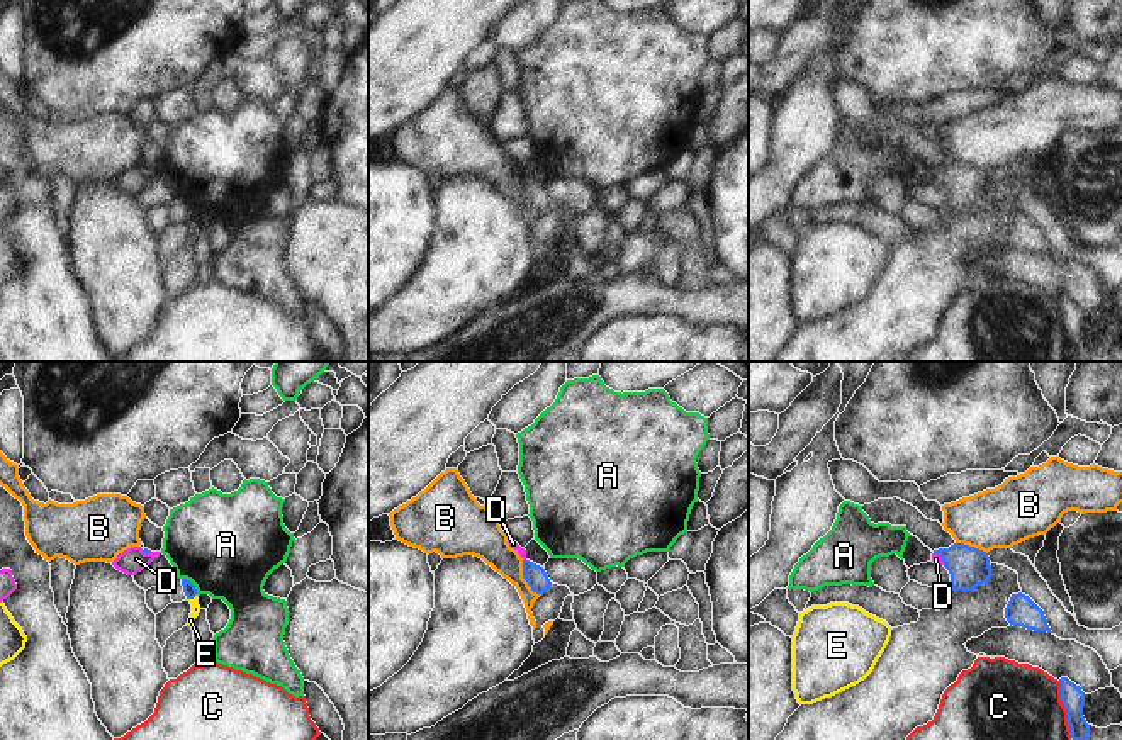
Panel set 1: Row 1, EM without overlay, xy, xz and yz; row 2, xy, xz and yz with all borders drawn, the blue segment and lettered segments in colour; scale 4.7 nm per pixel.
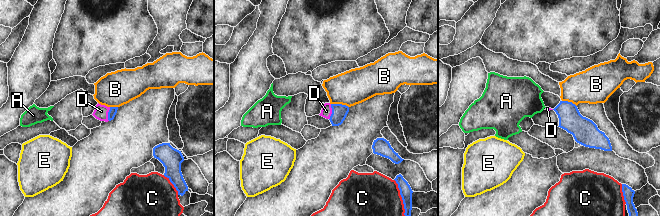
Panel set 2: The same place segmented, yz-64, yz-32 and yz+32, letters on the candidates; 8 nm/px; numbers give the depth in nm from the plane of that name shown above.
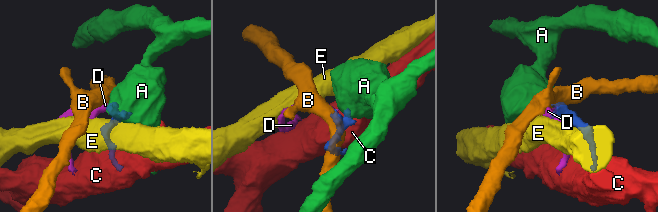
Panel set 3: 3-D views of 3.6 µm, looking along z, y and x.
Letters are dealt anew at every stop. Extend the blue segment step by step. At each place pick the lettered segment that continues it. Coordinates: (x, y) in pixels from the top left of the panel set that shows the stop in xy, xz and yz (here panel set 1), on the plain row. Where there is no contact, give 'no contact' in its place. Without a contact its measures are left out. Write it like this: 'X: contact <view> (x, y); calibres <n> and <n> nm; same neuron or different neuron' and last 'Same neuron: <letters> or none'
A: contact xy (192, 204); calibres 60 and 480 nm; different neuron
B: contact xz (523, 197); calibres 100 and 180 nm; different neuron
C: contact yz (1065, 326); calibres 110 and 500 nm; different neuron
D: contact yz (941, 175); calibres 190 and 50 nm; same neuron
E: contact xy (192, 218); calibres 60 and 50 nm; different neuron
Same neuron: D

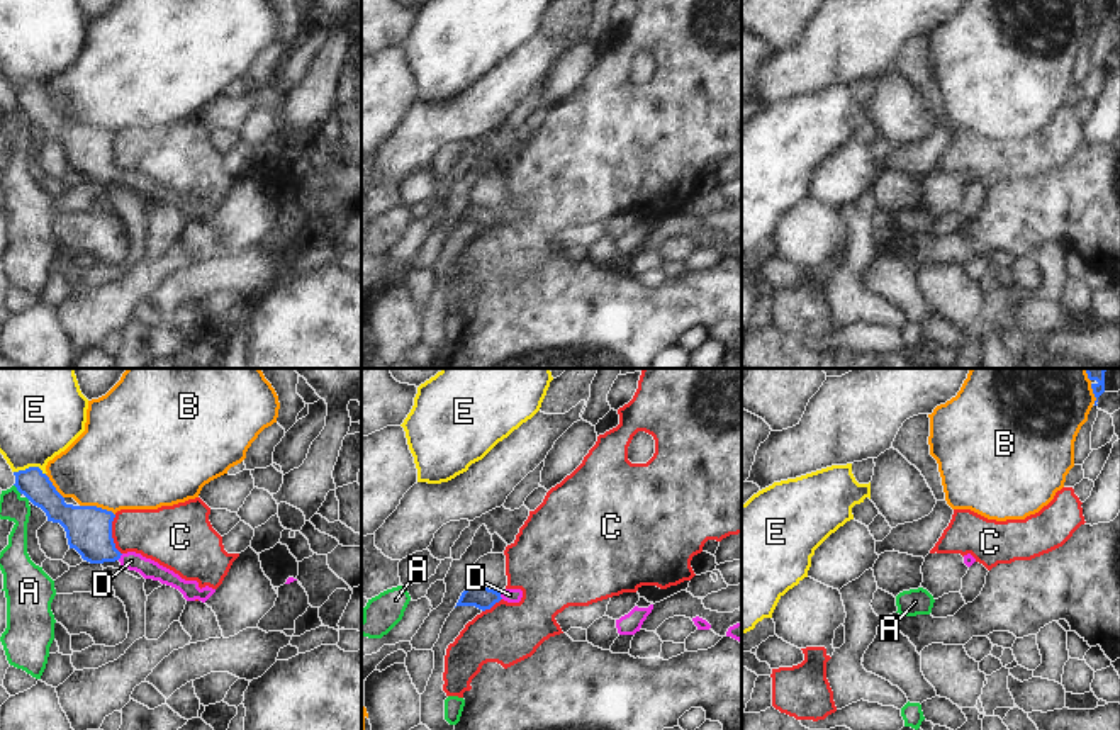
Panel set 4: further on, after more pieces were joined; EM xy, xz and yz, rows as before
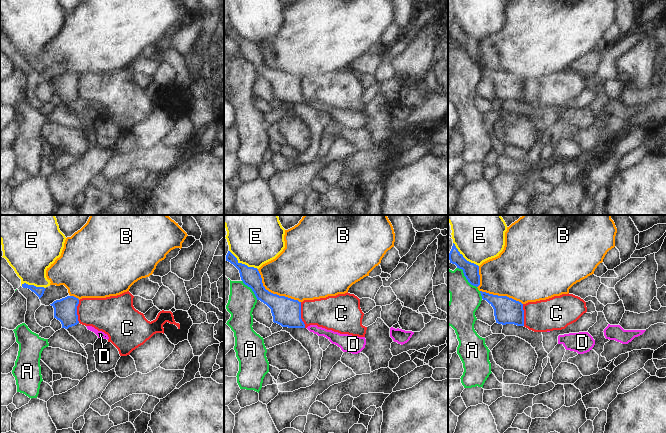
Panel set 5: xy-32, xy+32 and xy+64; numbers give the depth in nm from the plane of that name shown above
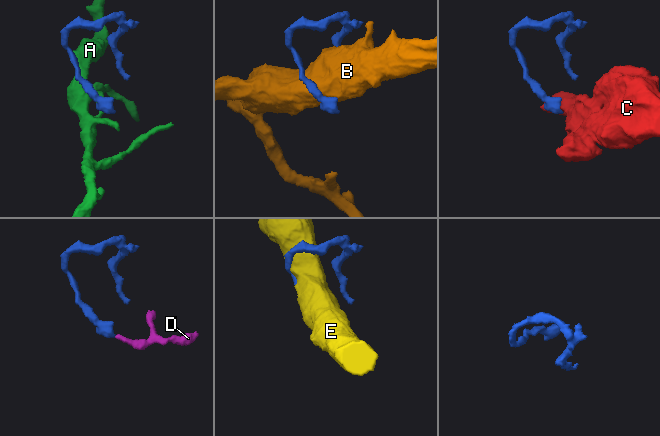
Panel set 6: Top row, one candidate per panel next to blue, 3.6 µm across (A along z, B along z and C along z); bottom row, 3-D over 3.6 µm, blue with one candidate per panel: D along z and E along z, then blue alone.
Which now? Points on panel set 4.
A: contact xy (17, 109); calibres 140 and 130 nm; different neuron
B: contact xy (95, 126); calibres 220 and 460 nm; different neuron
C: contact xy (111, 155); calibres 220 and 260 nm; different neuron
D: contact xy (119, 177); calibres 220 and 90 nm; same neuron
E: contact xy (29, 87); calibres 140 and 360 nm; different neuron
Same neuron: D

